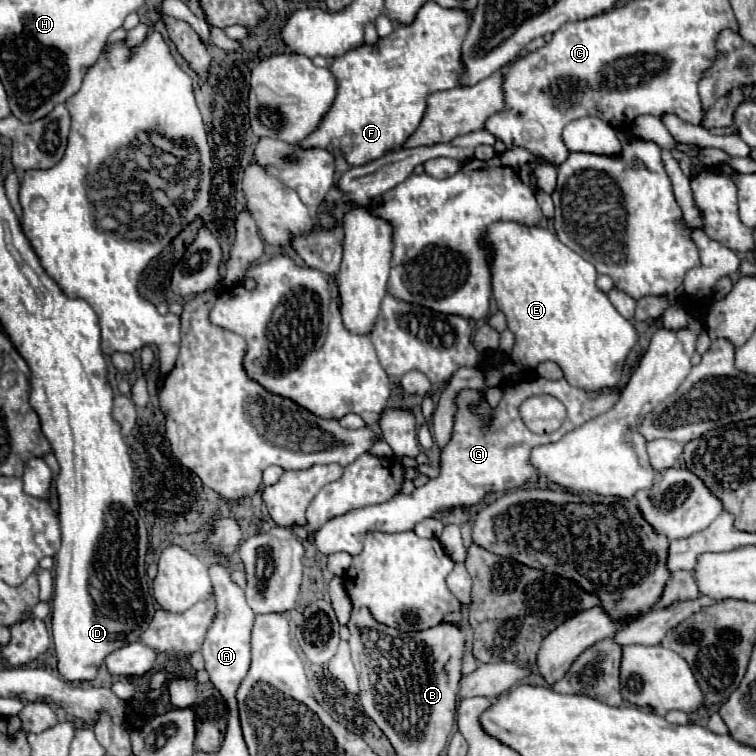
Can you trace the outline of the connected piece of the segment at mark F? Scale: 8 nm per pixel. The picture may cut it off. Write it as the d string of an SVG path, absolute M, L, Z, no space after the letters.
M427 1L409 25L397 25L391 35L379 37L377 45L361 45L361 49L349 49L349 53L337 57L331 65L337 77L337 97L329 113L323 117L317 131L303 139L301 147L323 147L335 155L343 155L349 165L365 165L373 159L383 157L391 149L399 149L419 127L427 109L427 97L459 85L463 75L461 45L471 25L471 11L467 9L445 9L435 1Z

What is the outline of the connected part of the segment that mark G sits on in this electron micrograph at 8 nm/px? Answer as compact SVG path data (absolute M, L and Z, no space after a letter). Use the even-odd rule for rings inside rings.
M543 377L521 379L517 383L509 381L507 385L503 383L501 391L503 391L503 399L493 409L493 415L477 415L477 413L473 413L471 407L485 403L485 391L461 389L455 399L457 413L455 413L453 433L451 433L451 439L447 441L447 445L441 449L439 475L435 479L429 479L423 487L417 487L411 495L397 493L397 497L393 497L393 501L385 501L381 505L369 505L369 507L361 507L361 509L351 509L345 515L333 517L313 535L317 549L323 555L331 555L337 551L347 551L351 555L359 555L363 549L363 537L369 531L381 531L381 533L411 531L419 521L431 517L435 511L453 509L459 505L475 505L487 493L503 493L507 489L525 485L527 481L537 477L537 471L529 463L529 453L533 447L559 441L571 429L609 411L619 399L619 395L611 393L611 391L587 397L587 393L583 389L569 385L565 379L549 381ZM543 393L557 397L567 409L565 423L549 435L537 435L537 433L529 431L519 417L519 405L527 397L543 395Z

